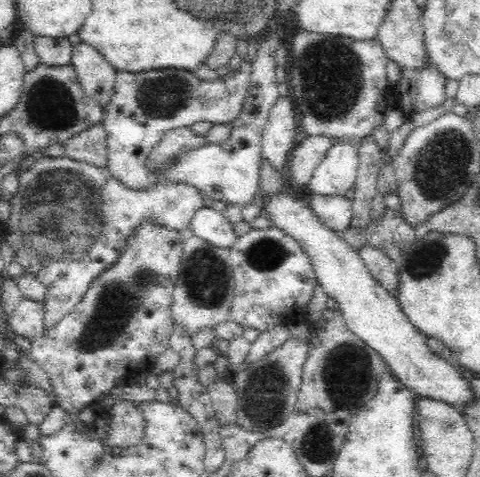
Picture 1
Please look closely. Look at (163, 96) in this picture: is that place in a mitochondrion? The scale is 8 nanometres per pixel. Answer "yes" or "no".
yes

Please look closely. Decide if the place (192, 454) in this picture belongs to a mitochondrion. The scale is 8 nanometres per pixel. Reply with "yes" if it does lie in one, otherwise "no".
no

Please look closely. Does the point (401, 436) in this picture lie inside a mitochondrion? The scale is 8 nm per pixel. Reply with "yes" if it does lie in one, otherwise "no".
no

